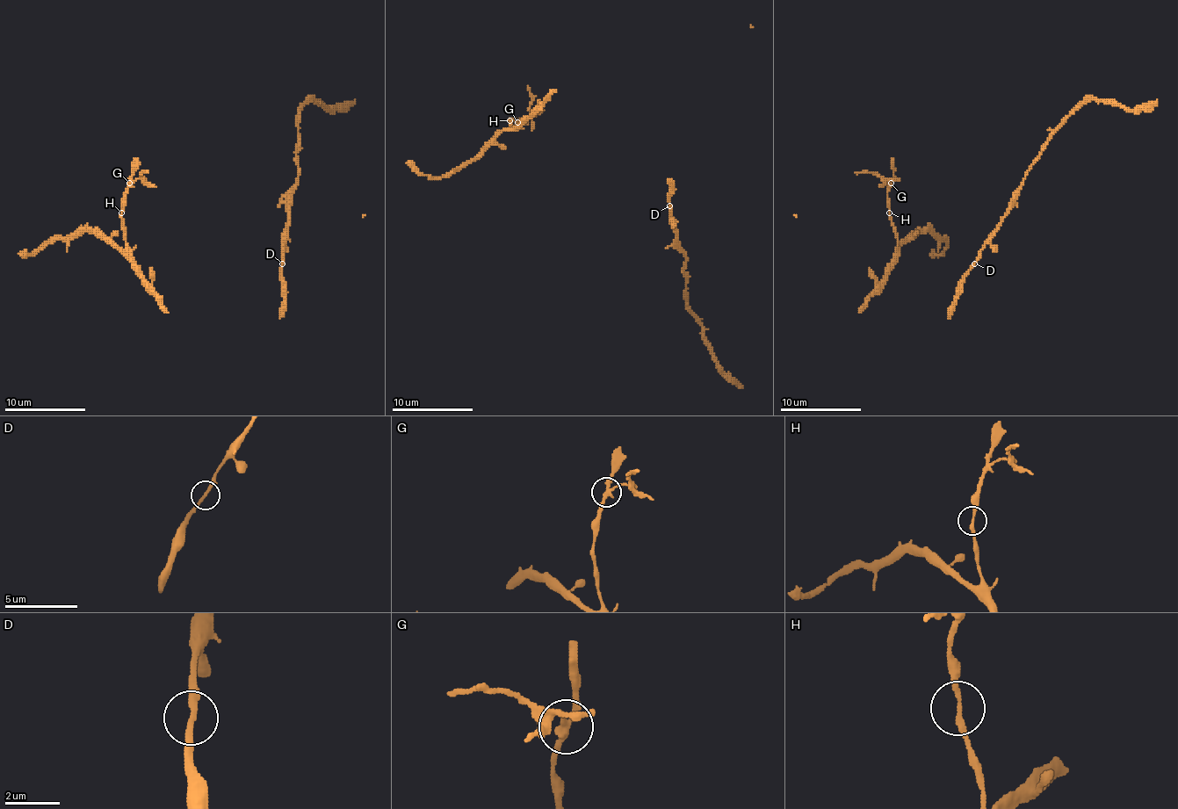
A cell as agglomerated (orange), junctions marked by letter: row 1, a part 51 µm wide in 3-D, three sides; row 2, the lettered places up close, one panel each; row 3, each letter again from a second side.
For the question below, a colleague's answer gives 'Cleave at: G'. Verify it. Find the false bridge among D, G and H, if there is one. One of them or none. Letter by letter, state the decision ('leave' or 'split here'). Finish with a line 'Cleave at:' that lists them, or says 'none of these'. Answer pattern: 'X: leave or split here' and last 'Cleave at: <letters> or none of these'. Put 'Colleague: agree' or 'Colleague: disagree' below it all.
D: leave
G: split here
H: leave
Cleave at: G
Colleague: agree

